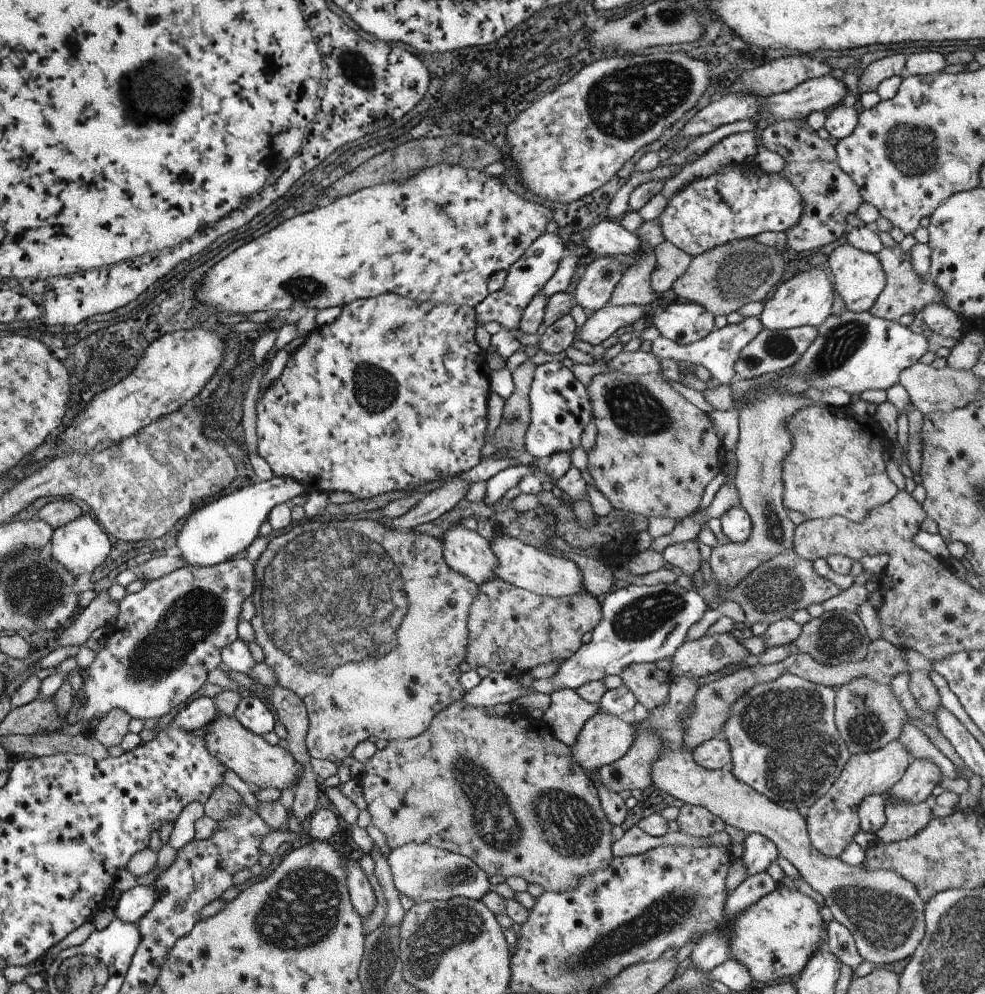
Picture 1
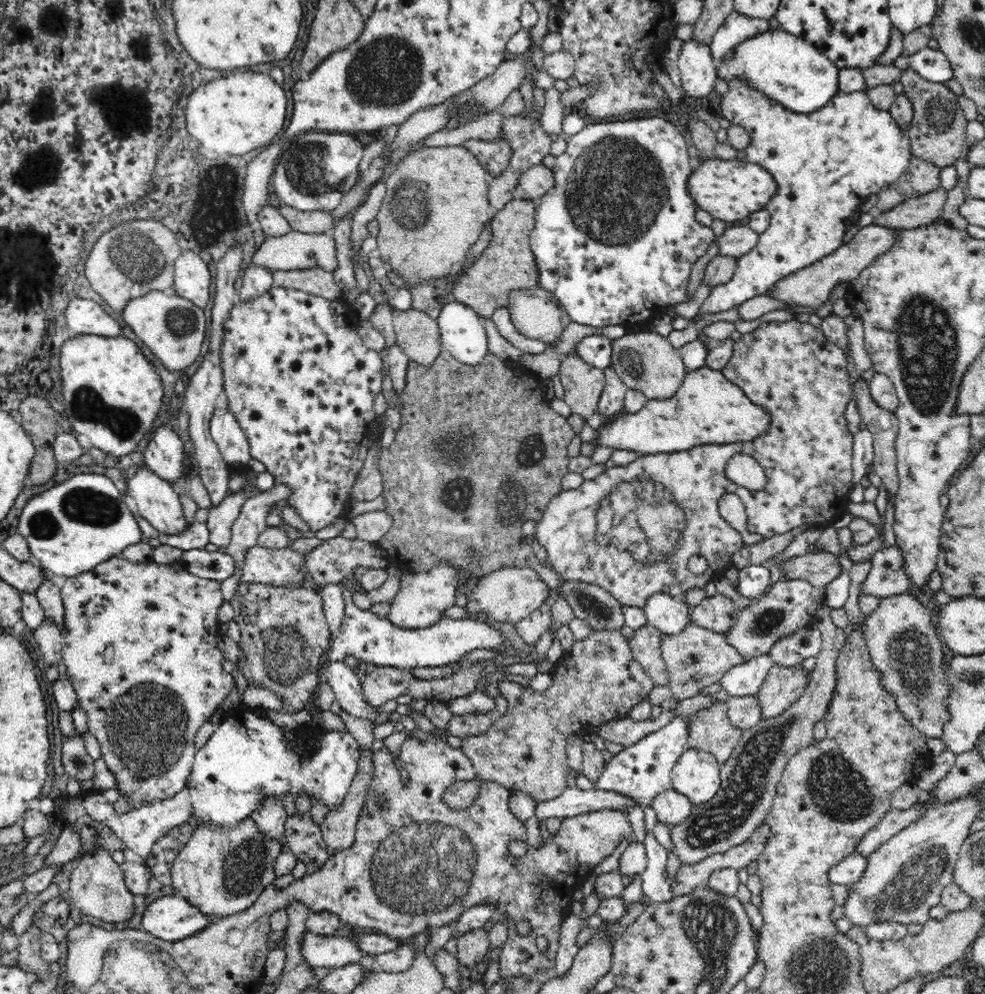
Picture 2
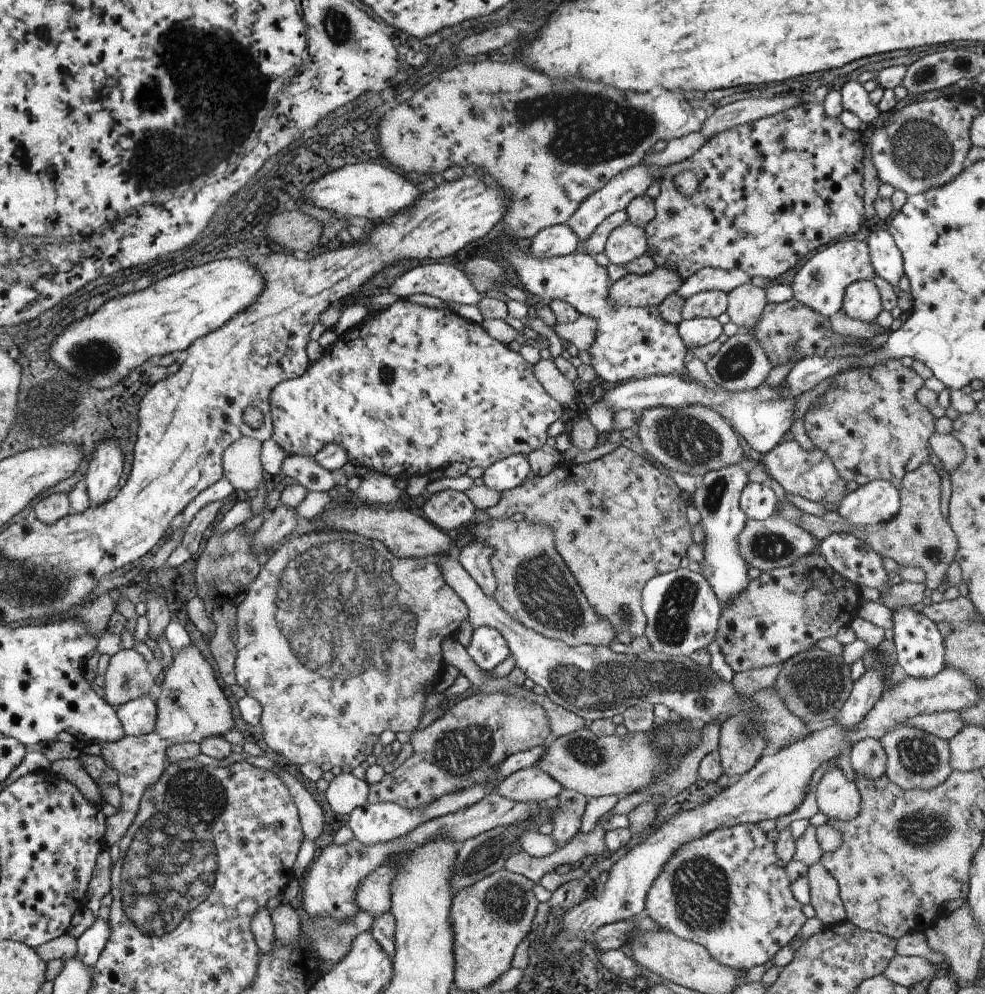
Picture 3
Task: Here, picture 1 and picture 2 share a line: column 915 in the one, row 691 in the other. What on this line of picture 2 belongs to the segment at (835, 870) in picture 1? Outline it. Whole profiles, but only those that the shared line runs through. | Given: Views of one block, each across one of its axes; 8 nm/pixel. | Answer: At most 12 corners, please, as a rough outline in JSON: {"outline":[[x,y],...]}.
{"outline":[[914,590],[878,598],[864,636],[926,738],[948,722],[942,642]]}

